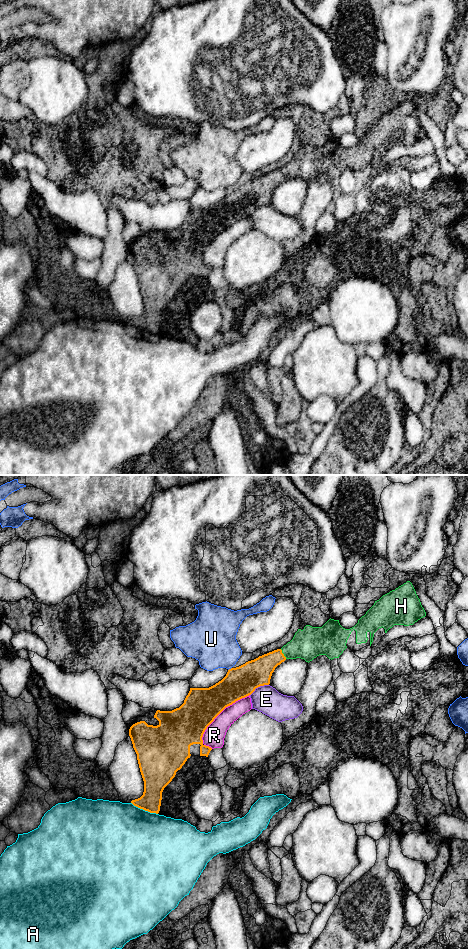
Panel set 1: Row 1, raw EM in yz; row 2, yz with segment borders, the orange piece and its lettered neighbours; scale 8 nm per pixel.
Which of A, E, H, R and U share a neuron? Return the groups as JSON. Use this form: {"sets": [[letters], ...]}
{"sets": [["A"], ["E"], ["H"], ["R"], ["U"]]}

